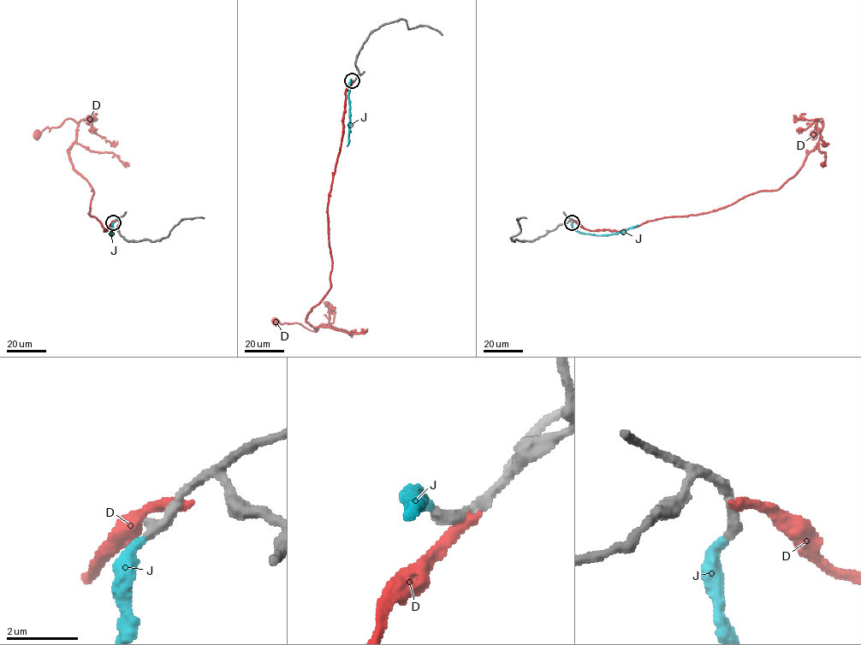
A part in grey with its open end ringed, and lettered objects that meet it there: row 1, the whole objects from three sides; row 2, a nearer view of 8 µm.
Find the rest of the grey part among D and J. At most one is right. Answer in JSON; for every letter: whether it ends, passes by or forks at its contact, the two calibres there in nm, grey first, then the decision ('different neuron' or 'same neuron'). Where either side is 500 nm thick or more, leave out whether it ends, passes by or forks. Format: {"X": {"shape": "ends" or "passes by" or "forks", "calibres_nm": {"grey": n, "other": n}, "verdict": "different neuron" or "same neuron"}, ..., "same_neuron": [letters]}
{"D": {"shape": "ends", "calibres_nm": {"grey": 400, "other": 360}, "verdict": "different neuron"}, "J": {"shape": "ends", "calibres_nm": {"grey": 320, "other": 320}, "verdict": "same neuron"}, "same_neuron": ["J"]}

